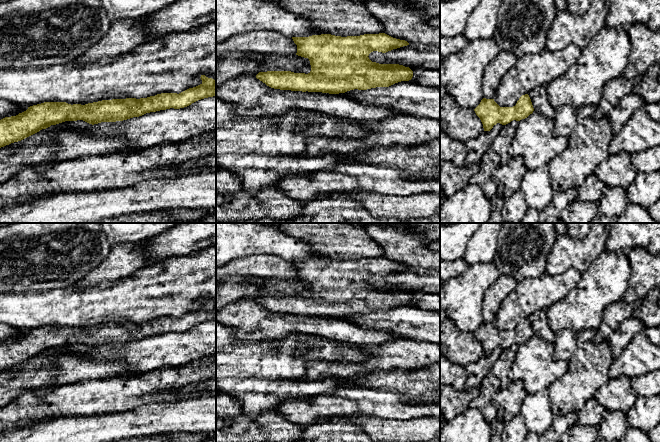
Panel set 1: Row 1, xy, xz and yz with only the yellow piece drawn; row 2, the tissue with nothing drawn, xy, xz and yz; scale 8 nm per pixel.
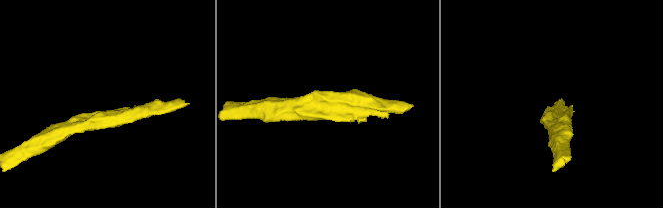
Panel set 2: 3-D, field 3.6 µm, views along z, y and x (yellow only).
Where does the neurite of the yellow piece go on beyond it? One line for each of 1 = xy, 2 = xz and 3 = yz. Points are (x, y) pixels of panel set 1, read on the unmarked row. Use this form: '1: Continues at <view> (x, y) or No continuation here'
1: No continuation here
2: No continuation here
3: No continuation here

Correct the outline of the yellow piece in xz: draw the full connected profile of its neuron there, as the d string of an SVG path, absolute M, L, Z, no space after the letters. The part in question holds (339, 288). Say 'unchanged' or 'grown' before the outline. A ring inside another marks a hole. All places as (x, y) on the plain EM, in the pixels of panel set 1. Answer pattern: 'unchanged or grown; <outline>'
unchanged; M385 257L347 261L321 258L292 263L297 269L296 279L309 283L311 295L308 298L259 296L256 302L271 312L339 318L354 313L389 311L413 301L409 291L379 288L369 283L373 275L386 277L409 269Z

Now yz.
unchanged; M528 318L522 319L513 331L500 331L494 323L483 322L474 333L480 342L484 355L490 355L494 349L506 349L513 344L520 345L533 337L534 332Z

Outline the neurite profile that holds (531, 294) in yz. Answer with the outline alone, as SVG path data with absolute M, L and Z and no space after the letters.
M569 269L551 276L545 273L537 278L525 278L501 303L494 325L500 331L513 331L522 319L540 309L547 309L566 297L581 280L582 274Z

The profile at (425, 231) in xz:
M351 223L355 225L380 224L411 230L420 240L440 240L440 223Z

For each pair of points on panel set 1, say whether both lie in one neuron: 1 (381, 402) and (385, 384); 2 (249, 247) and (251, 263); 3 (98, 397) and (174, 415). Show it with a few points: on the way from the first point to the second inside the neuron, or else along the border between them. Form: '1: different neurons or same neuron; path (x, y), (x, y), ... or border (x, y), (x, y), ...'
1: different neurons; border (361, 385), (392, 390), (399, 395)
2: different neurons; border (274, 255), (247, 255), (232, 259), (228, 263)
3: different neurons; border (158, 400), (145, 400), (132, 408), (112, 412)

